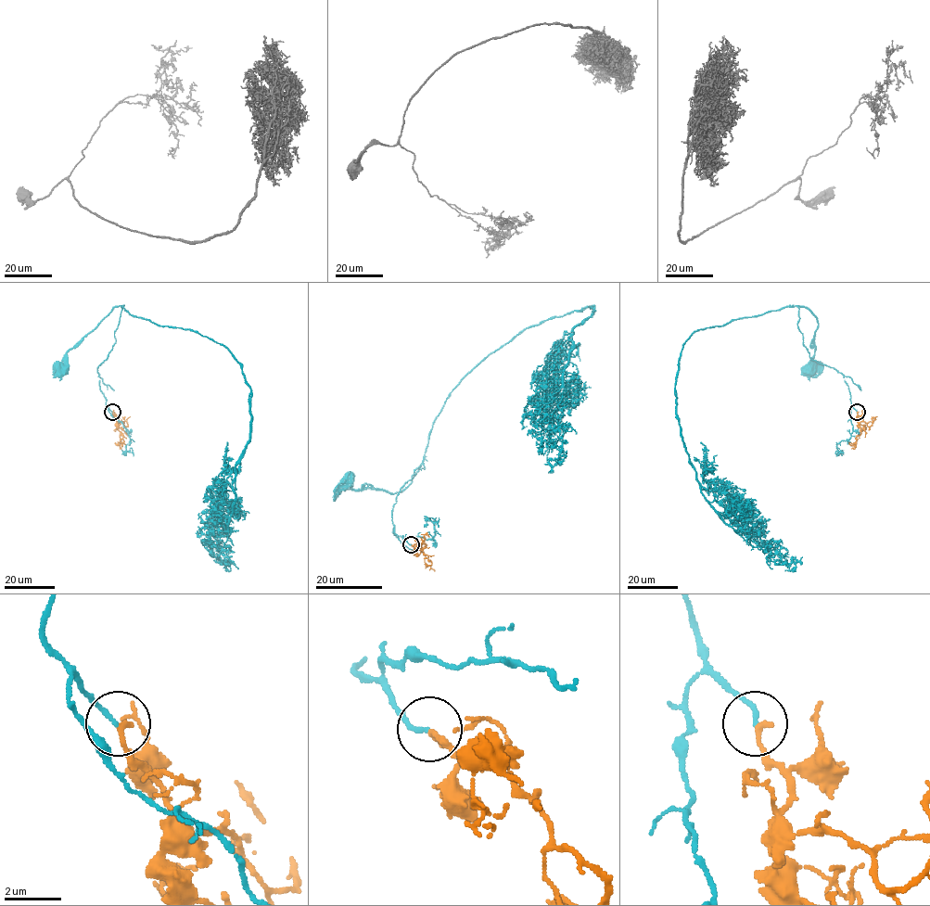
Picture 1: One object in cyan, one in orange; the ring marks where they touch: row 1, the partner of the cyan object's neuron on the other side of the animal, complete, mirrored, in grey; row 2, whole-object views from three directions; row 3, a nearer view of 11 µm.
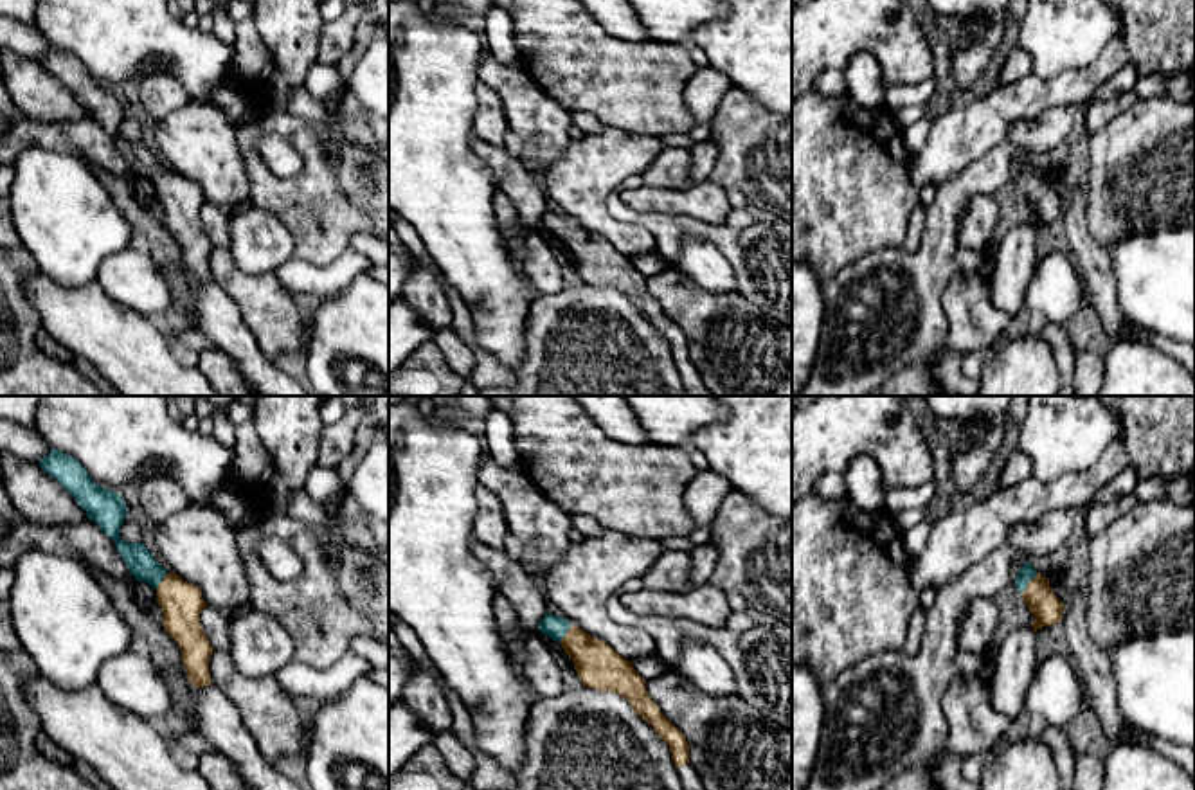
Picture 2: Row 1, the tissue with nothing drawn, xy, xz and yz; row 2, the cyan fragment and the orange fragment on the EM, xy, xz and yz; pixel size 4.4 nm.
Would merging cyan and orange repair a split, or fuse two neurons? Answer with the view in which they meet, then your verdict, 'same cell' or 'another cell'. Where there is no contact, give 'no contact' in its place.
yz | same cell

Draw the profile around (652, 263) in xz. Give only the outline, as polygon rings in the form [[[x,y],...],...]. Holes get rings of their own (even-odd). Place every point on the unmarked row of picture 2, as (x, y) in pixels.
[[[657,250],[635,256],[632,257],[632,263],[644,277],[651,277],[668,268],[668,263],[657,254]]]

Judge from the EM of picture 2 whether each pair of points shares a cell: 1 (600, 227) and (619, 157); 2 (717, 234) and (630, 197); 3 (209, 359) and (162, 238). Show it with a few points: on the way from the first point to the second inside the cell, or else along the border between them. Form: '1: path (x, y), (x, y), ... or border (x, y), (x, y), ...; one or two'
1: path (596, 209), (596, 180), (601, 175); one
2: border (628, 206), (639, 211), (677, 213), (711, 224); two
3: border (220, 348), (229, 359); two

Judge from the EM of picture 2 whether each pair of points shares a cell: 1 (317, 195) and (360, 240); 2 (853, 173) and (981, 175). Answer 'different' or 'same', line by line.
1: different
2: different

